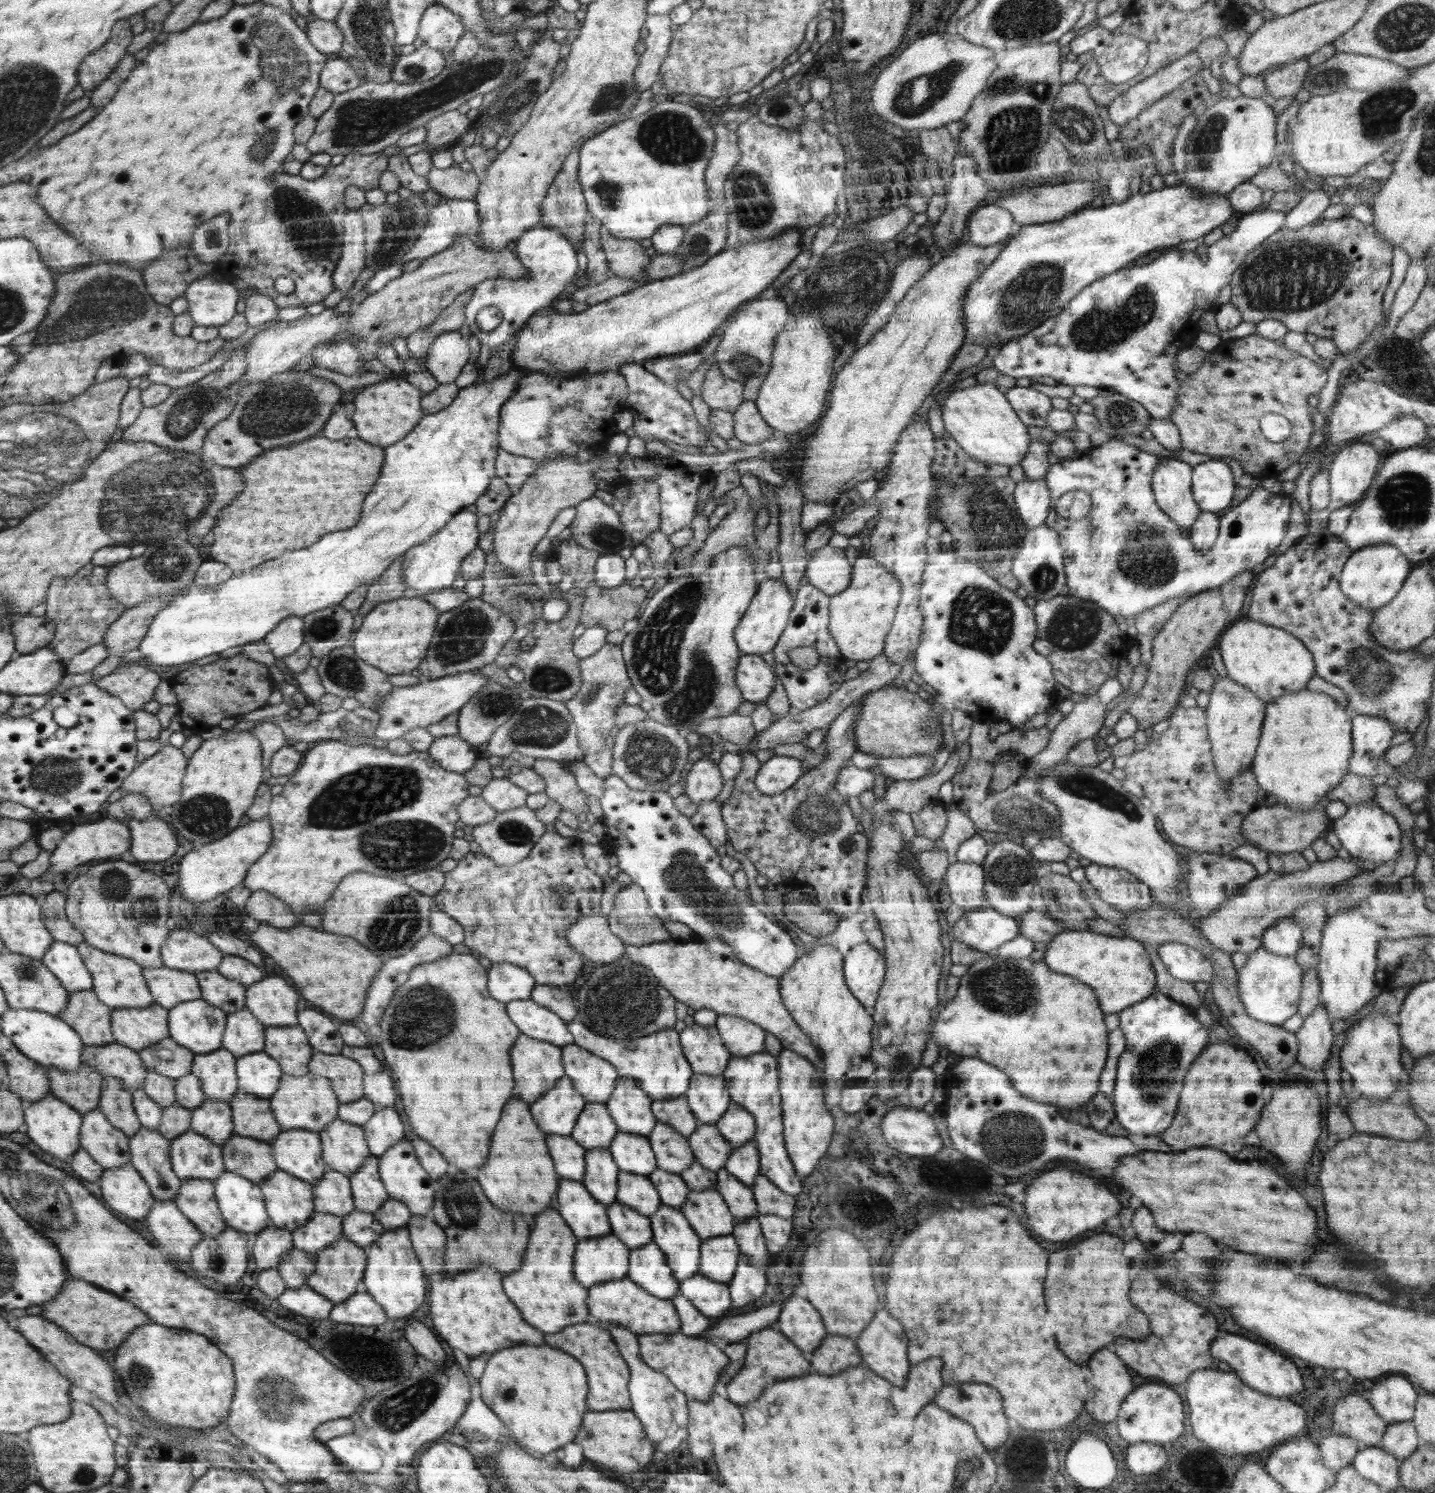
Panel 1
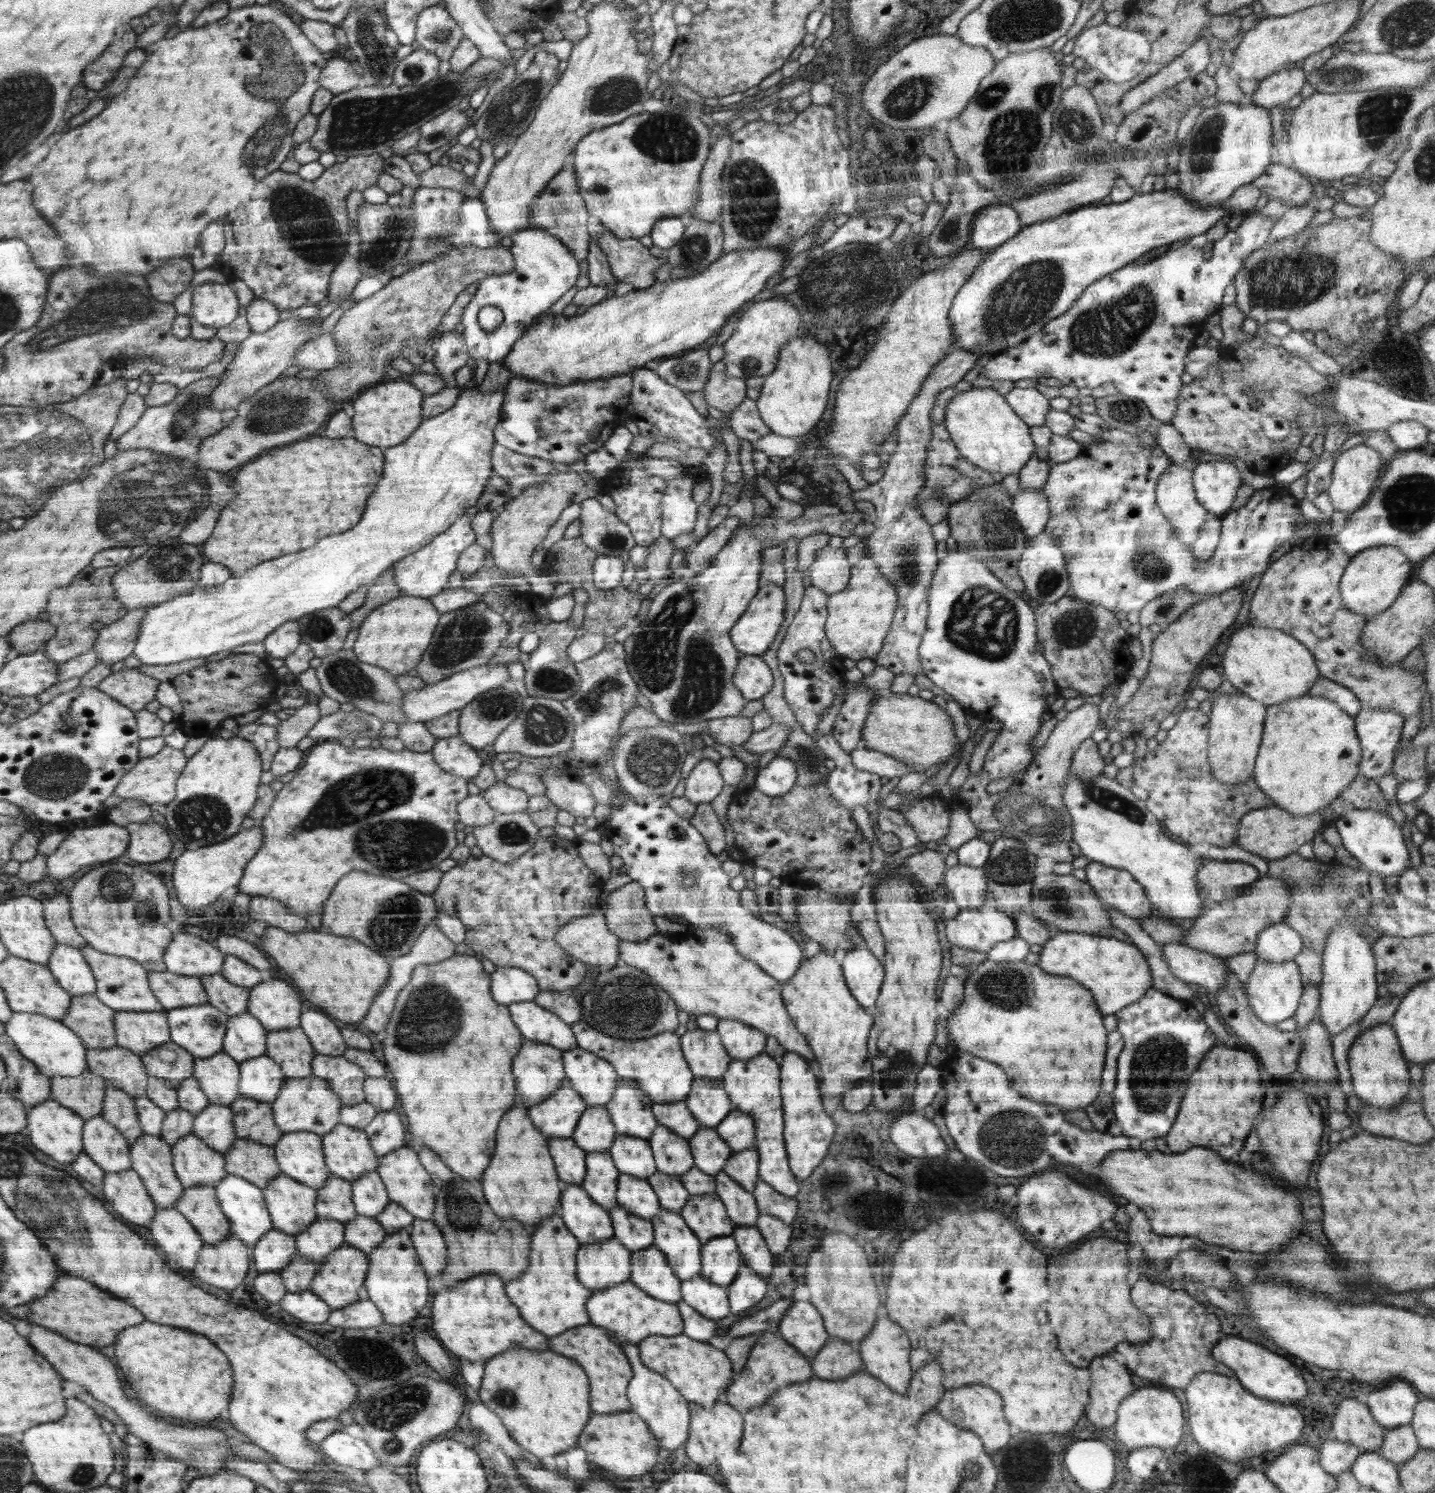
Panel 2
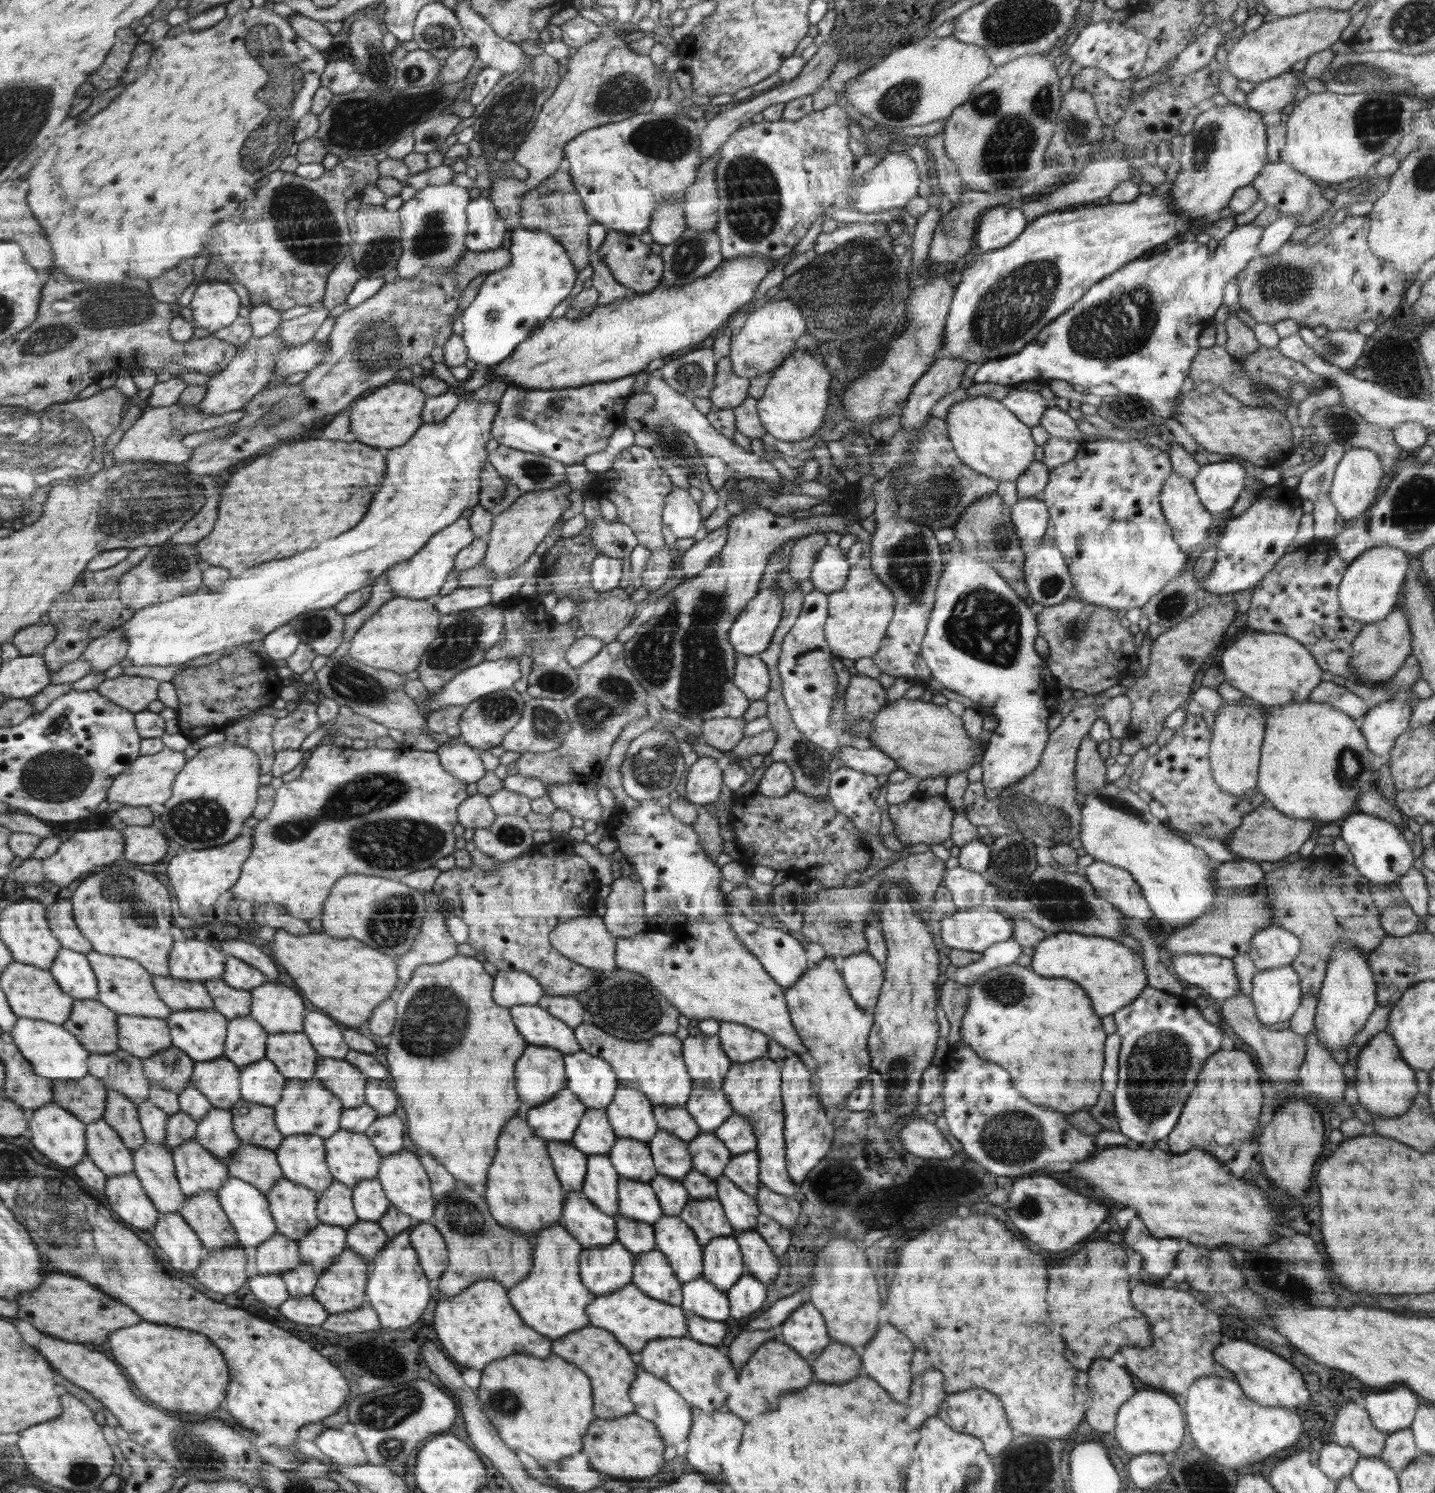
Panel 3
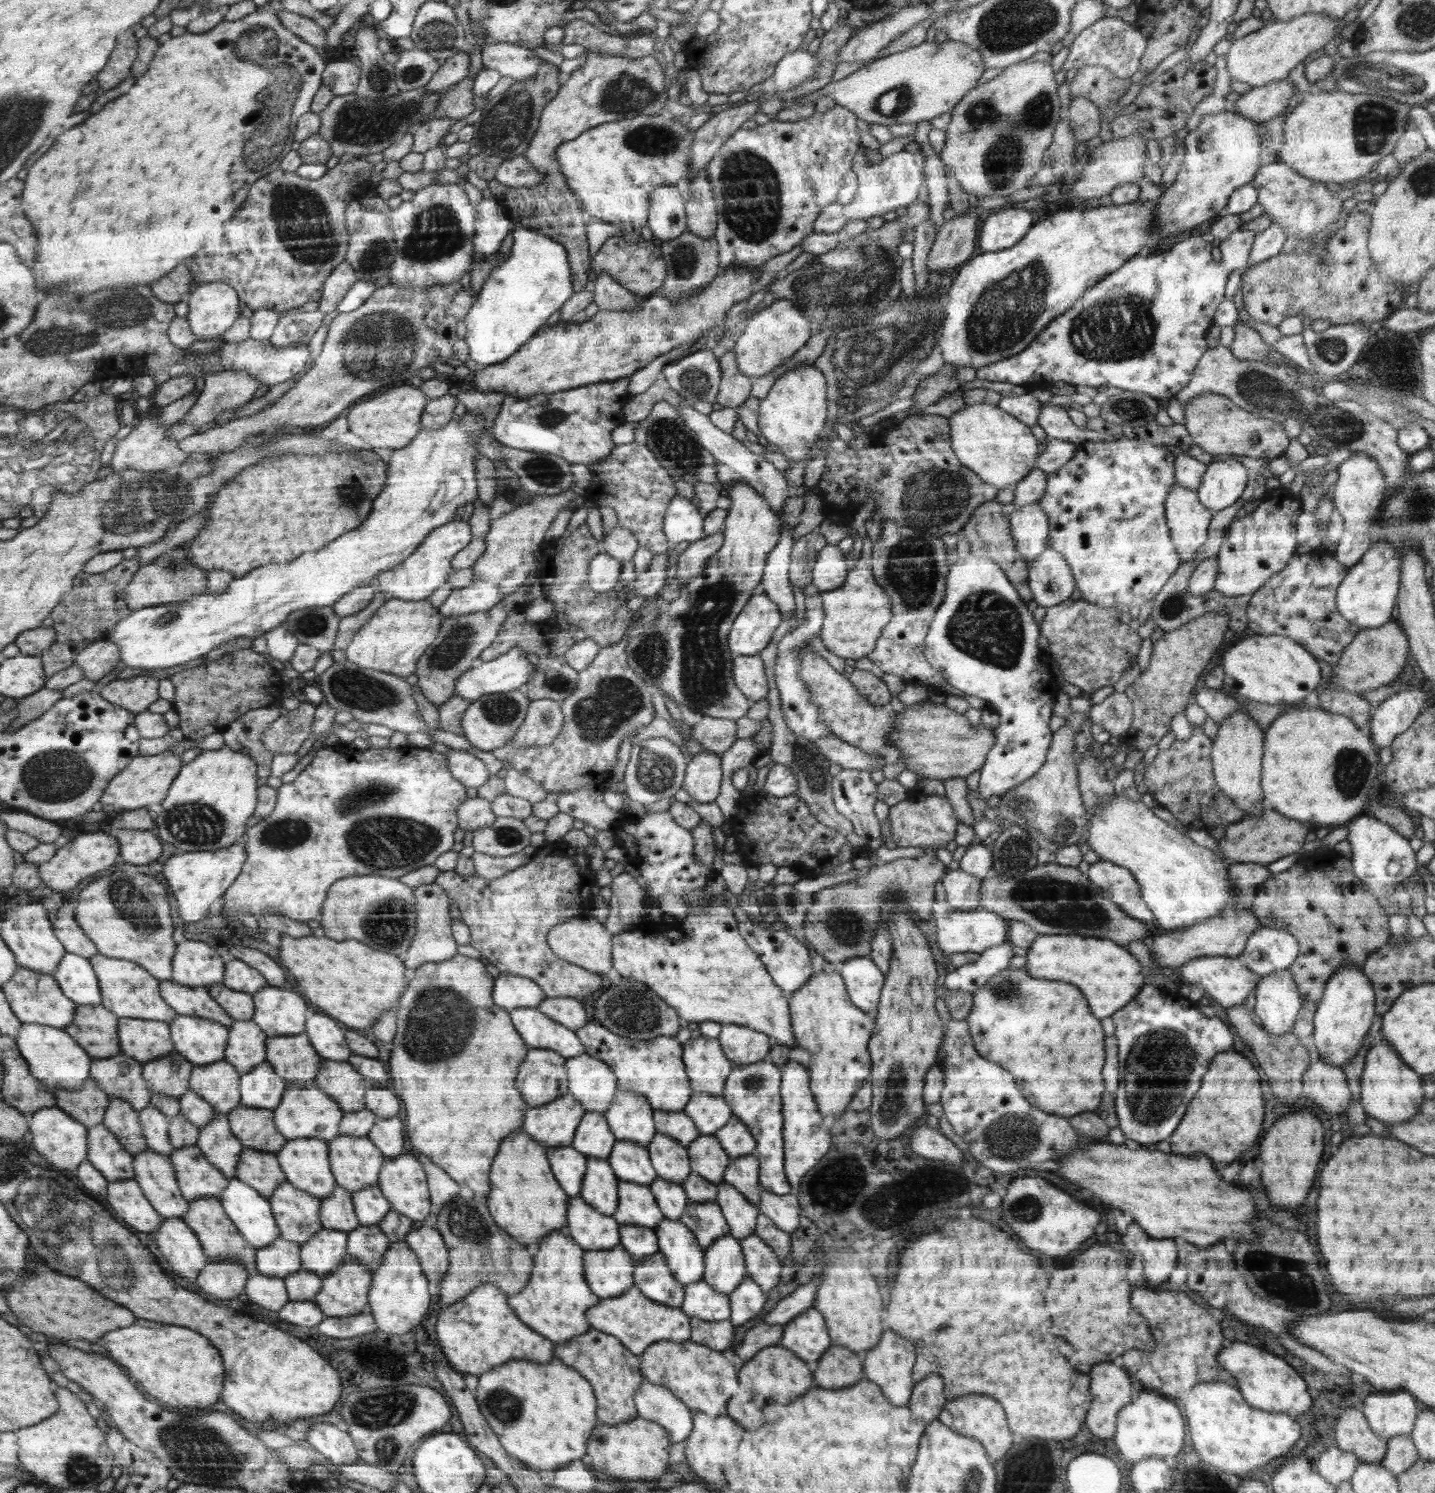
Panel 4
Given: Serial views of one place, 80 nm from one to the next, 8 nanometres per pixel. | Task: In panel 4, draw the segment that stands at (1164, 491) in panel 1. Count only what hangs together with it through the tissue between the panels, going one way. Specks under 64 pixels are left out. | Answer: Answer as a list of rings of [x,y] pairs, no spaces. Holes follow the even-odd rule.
[[[1177,482],[1172,485],[1164,501],[1165,517],[1181,562],[1188,562],[1205,540],[1214,515],[1199,500],[1195,490],[1184,488]]]

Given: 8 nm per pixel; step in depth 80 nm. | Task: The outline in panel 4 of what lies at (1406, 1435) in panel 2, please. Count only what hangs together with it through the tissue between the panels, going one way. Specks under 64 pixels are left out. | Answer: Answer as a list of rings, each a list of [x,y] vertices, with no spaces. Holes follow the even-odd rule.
[[[1399,1436],[1387,1439],[1387,1451],[1380,1463],[1397,1475],[1408,1470],[1418,1459],[1417,1448],[1410,1436]]]

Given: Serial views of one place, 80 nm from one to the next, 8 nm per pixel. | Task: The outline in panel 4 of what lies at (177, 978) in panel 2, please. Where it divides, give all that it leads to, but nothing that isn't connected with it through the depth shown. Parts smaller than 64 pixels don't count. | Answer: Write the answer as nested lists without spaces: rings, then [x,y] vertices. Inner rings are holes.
[[[160,981],[162,997],[179,1015],[207,1018],[230,1030],[236,1020],[211,997],[206,987],[182,986],[174,981]]]

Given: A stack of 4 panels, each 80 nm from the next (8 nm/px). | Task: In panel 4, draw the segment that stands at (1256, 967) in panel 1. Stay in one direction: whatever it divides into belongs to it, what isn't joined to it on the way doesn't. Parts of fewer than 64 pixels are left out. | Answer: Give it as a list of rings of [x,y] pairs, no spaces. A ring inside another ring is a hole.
[[[1284,969],[1263,975],[1258,981],[1254,994],[1256,1005],[1252,1009],[1259,1016],[1262,1028],[1273,1037],[1281,1037],[1283,1034],[1290,1033],[1296,1020],[1295,1016],[1303,1006],[1298,985],[1293,979],[1292,973],[1288,969]]]

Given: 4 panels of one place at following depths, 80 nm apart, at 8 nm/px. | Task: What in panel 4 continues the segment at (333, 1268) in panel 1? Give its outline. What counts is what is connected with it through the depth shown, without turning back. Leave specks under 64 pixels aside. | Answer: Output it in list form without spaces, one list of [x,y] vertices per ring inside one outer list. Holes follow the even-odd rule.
[[[347,1256],[346,1262],[322,1279],[321,1289],[312,1300],[326,1317],[350,1317],[364,1310],[366,1294],[371,1290],[373,1278],[366,1265]]]

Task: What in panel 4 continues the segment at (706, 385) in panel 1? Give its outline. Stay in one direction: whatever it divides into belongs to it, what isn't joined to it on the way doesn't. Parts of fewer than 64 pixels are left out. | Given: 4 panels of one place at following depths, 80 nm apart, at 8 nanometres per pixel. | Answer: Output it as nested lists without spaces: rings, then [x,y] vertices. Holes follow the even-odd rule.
[[[726,351],[719,358],[721,379],[720,390],[716,396],[716,404],[724,408],[737,408],[750,396],[750,378],[739,370],[737,355],[734,351]]]

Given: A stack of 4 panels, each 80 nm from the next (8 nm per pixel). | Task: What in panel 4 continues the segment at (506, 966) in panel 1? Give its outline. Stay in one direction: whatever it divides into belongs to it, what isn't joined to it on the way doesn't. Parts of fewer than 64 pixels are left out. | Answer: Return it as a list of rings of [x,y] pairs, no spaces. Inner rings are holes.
[[[497,975],[494,990],[495,1004],[508,1012],[514,1009],[537,1008],[547,1000],[539,983],[520,975]]]

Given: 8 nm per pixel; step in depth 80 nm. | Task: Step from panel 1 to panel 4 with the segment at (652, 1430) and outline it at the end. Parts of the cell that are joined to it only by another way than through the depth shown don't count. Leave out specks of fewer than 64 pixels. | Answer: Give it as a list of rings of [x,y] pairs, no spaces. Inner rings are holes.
[[[644,1382],[634,1401],[639,1417],[665,1427],[672,1442],[682,1442],[692,1432],[692,1411],[670,1389]]]

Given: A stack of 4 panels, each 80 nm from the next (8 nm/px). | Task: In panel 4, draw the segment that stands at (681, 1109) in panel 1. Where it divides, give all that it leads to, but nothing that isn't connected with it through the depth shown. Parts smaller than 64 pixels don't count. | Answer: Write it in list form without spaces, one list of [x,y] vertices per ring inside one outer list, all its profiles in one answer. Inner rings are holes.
[[[656,1110],[655,1126],[658,1129],[658,1134],[674,1137],[686,1148],[702,1136],[699,1127],[695,1125],[694,1119],[683,1110]]]

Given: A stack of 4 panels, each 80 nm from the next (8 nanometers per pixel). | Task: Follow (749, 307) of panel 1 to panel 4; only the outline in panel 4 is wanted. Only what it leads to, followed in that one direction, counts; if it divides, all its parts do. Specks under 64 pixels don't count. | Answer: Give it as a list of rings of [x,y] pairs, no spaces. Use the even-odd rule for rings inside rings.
[[[776,299],[770,306],[764,307],[744,322],[741,325],[741,335],[732,349],[737,355],[739,370],[753,377],[764,376],[772,372],[772,368],[780,366],[794,352],[798,352],[813,332],[810,328],[811,321],[802,316],[800,311],[792,306],[792,301]]]

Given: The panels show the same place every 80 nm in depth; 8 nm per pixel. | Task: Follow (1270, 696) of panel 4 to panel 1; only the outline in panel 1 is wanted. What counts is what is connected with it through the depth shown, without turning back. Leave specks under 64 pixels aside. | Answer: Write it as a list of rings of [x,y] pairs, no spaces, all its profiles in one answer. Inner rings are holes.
[[[1238,618],[1232,622],[1216,646],[1220,649],[1227,677],[1251,690],[1266,704],[1285,694],[1306,689],[1306,683],[1316,676],[1312,653],[1299,638],[1250,618]]]

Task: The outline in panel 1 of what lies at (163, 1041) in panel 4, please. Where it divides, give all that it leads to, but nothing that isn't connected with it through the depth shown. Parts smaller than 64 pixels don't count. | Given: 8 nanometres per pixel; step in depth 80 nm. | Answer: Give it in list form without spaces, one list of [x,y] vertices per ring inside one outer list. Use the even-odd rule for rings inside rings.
[[[157,1003],[144,1008],[118,1008],[111,1014],[115,1042],[134,1050],[146,1049],[170,1036],[170,1010]]]

